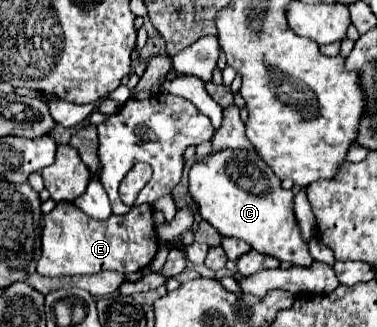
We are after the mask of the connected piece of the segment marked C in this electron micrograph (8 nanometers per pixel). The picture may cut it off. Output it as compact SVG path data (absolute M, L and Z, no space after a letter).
M221 149L211 153L203 161L193 163L189 171L189 195L193 203L199 207L201 217L209 221L221 235L243 239L255 251L273 255L281 261L289 261L291 265L309 267L313 263L313 257L309 255L309 247L303 241L299 227L295 223L293 191L287 191L281 187L281 179L273 177L273 171L269 169L269 165L265 165L265 161L261 161L257 153L245 151L245 149Z

